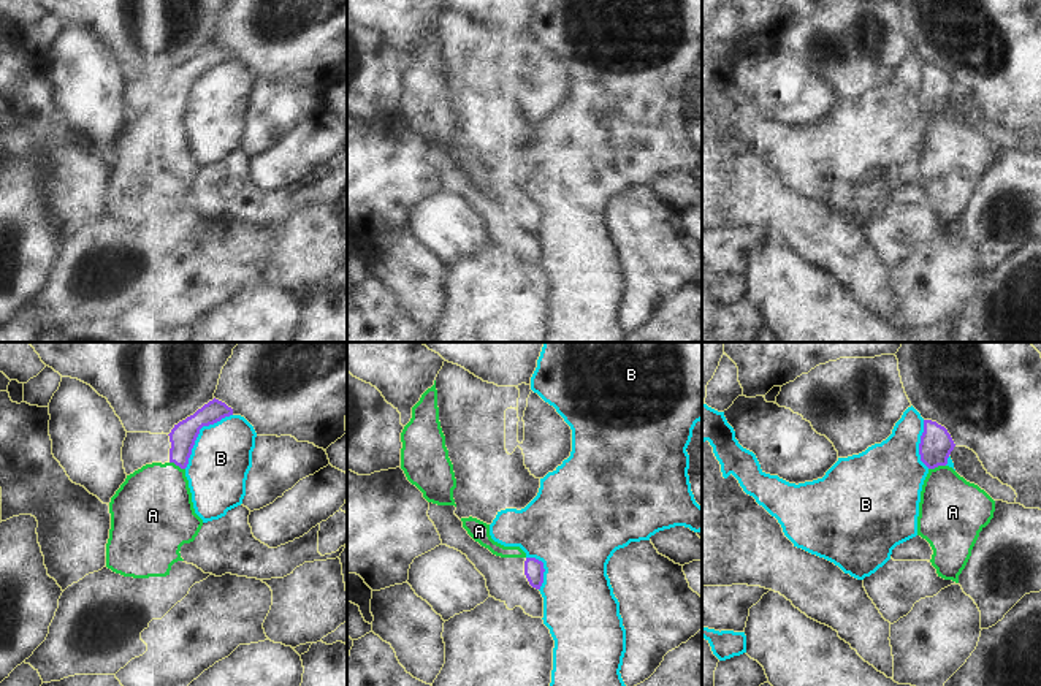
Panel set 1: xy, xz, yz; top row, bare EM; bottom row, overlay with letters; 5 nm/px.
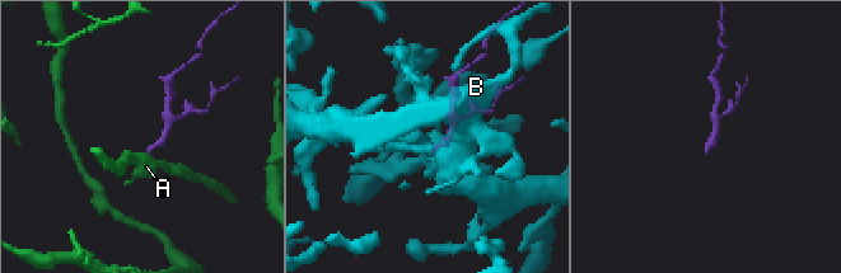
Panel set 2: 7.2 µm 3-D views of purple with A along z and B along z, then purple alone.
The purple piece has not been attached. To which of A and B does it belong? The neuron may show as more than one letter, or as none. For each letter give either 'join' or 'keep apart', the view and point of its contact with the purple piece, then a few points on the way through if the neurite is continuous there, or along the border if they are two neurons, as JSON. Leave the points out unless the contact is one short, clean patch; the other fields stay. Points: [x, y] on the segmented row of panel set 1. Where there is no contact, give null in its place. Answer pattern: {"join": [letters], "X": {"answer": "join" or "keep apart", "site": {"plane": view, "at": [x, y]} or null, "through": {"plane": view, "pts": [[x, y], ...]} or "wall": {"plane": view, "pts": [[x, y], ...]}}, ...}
{"join": ["A"], "A": {"answer": "join", "site": {"plane": "yz", "at": [937, 466]}, "through": {"plane": "yz", "pts": [[937, 444], [937, 466], [953, 512]]}}, "B": {"answer": "keep apart", "site": {"plane": "xy", "at": [198, 433]}}}

